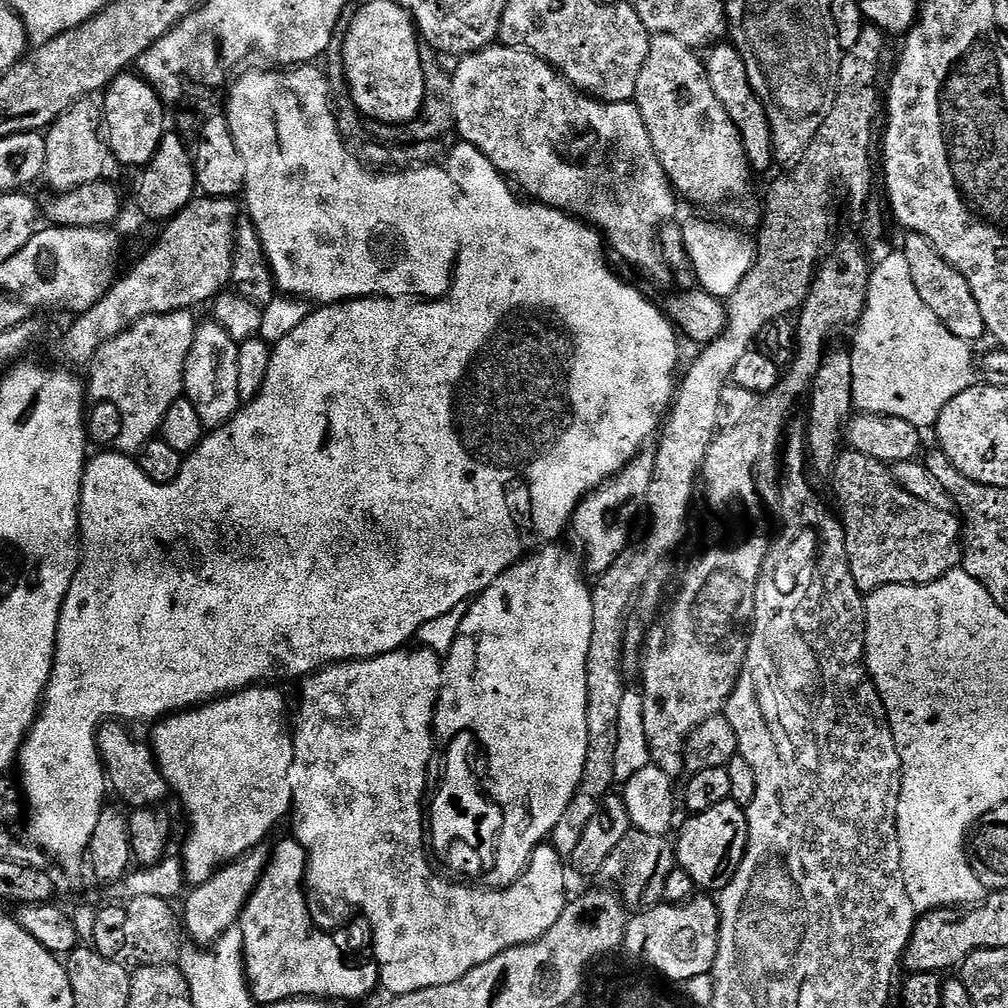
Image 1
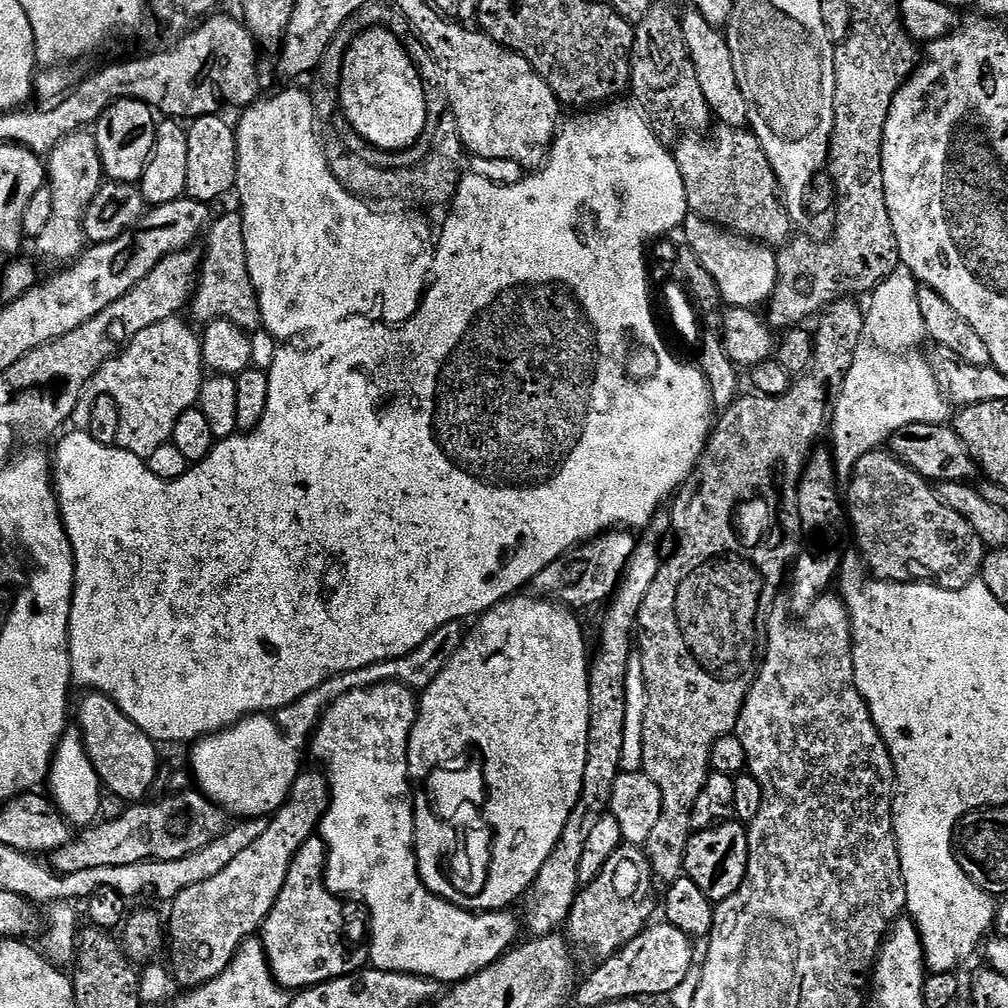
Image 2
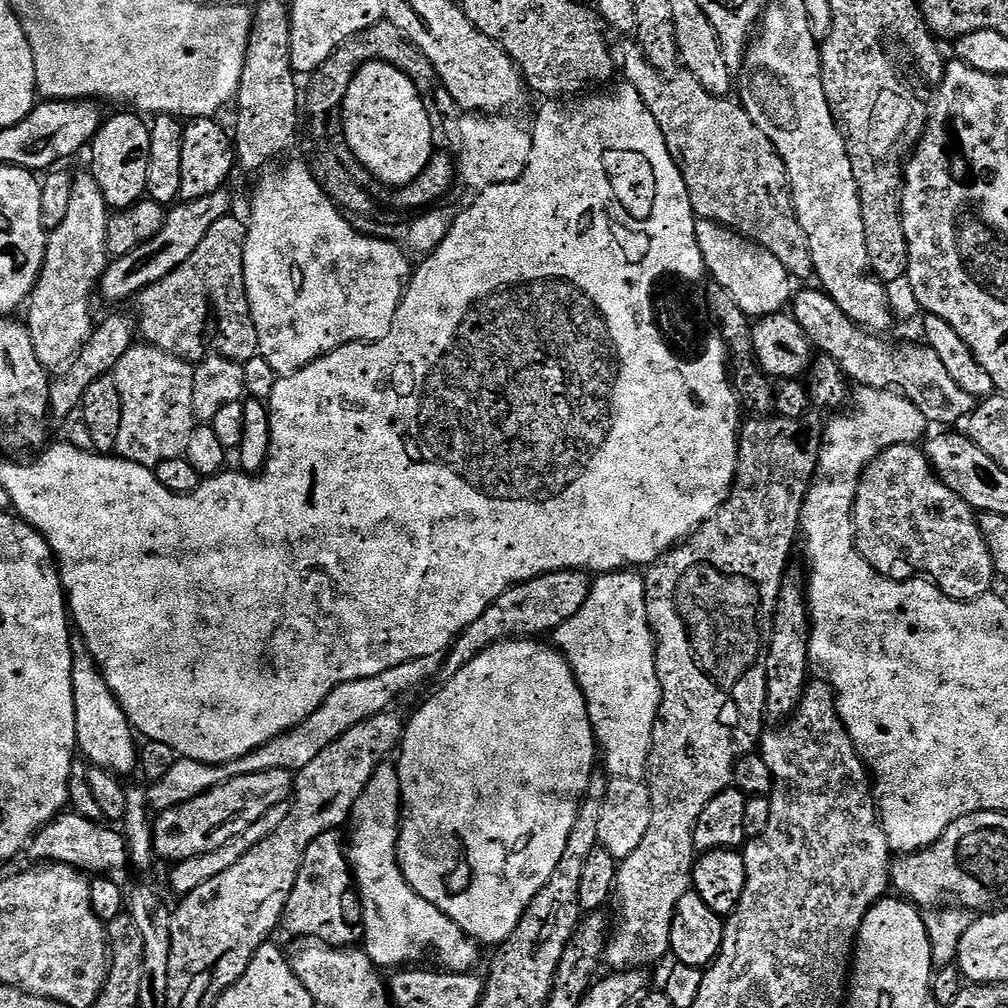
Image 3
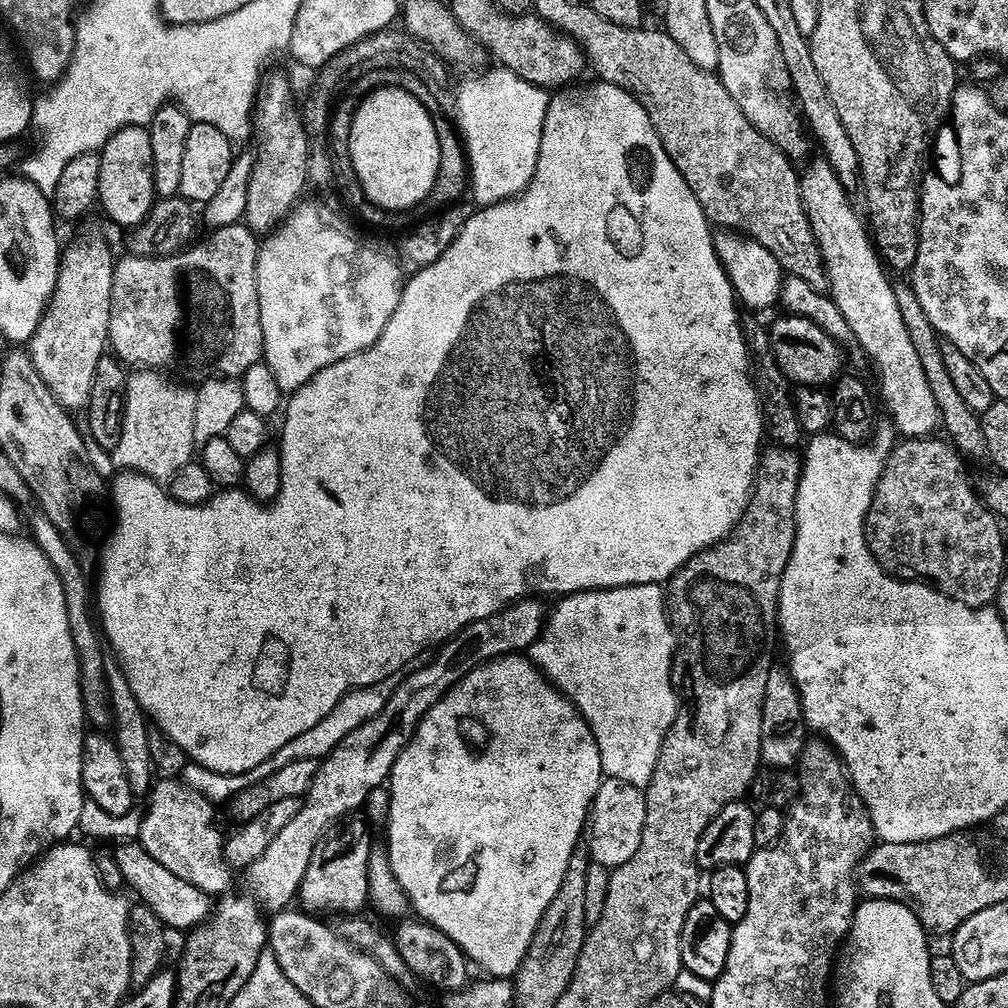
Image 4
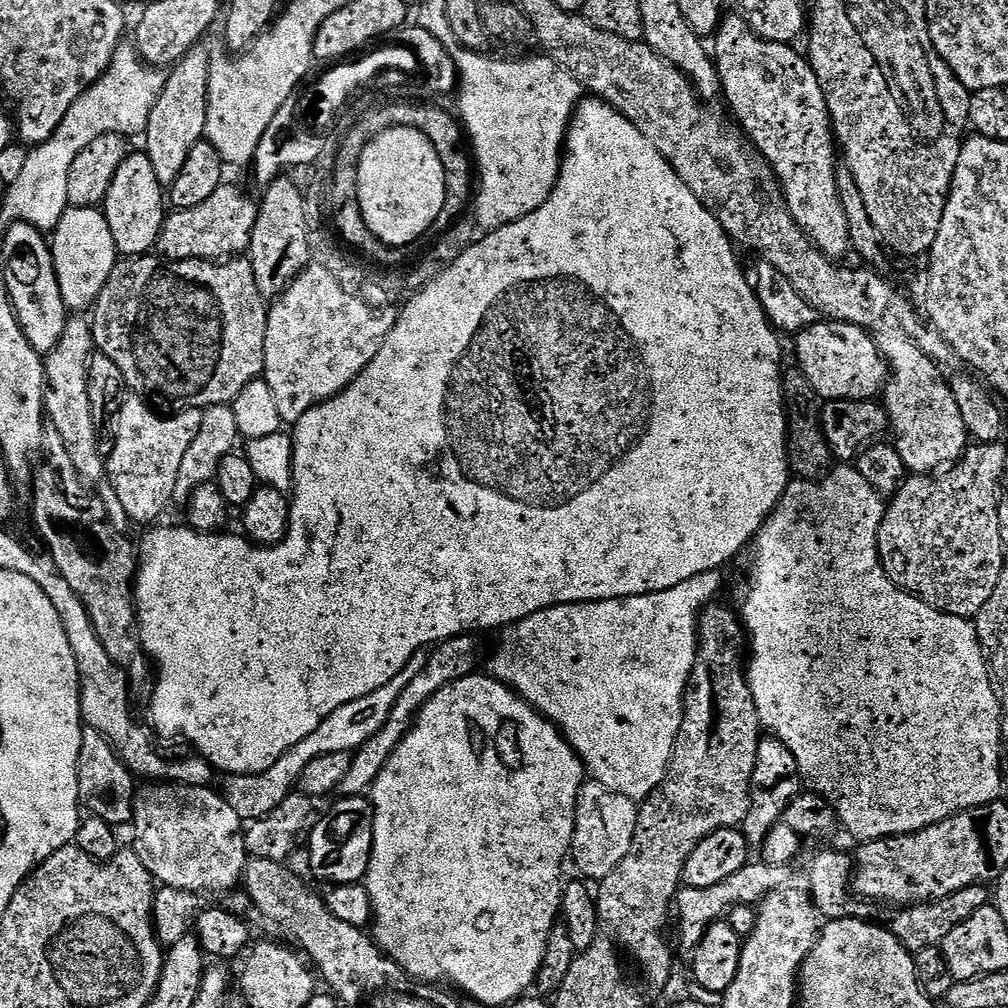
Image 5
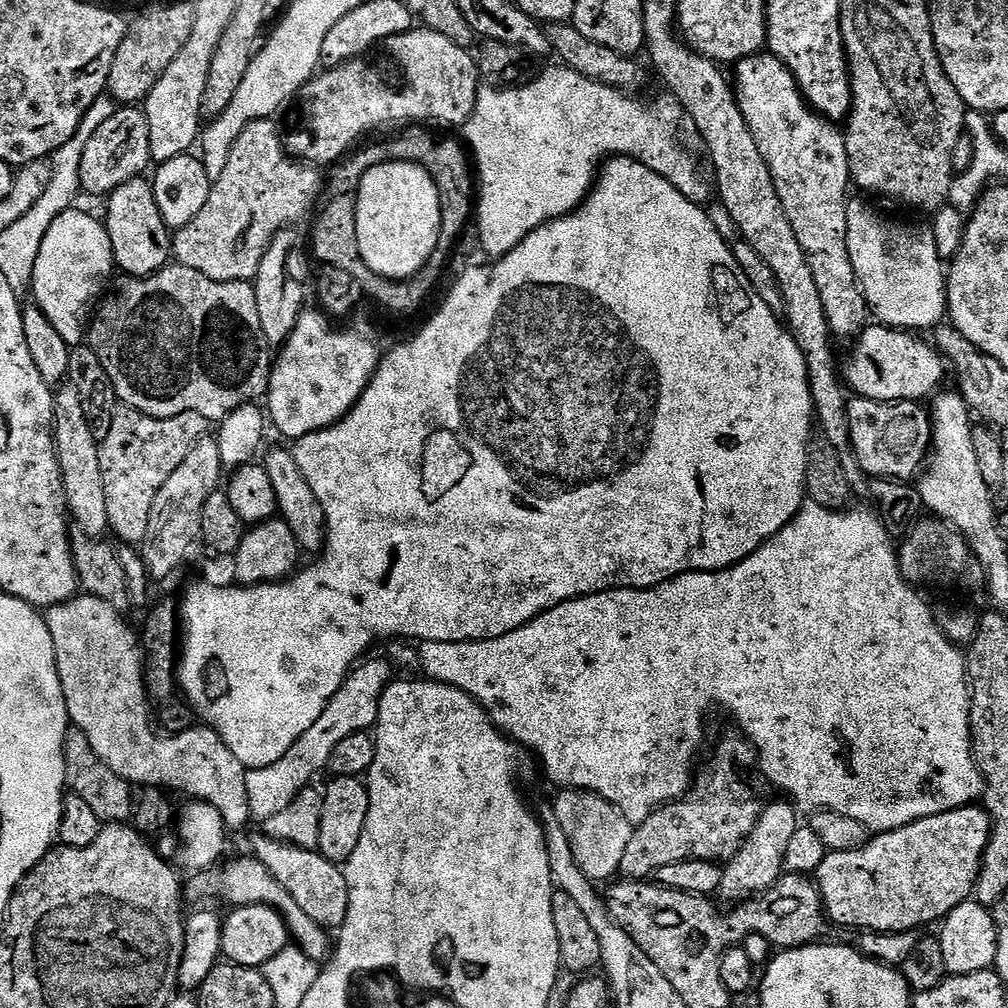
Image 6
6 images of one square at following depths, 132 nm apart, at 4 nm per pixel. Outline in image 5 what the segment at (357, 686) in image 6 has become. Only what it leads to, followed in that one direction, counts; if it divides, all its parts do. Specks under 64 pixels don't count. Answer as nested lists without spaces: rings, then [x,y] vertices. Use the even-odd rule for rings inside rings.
[[[427,651],[416,652],[406,667],[397,676],[390,678],[390,682],[386,682],[386,686],[378,686],[378,690],[374,690],[374,694],[354,698],[354,702],[346,702],[346,706],[334,710],[324,719],[322,726],[318,726],[318,730],[314,730],[314,734],[302,738],[302,742],[298,742],[298,746],[286,750],[286,754],[282,754],[282,758],[278,758],[278,762],[274,762],[274,766],[270,766],[270,770],[258,774],[228,776],[222,787],[225,799],[244,822],[262,818],[273,812],[278,806],[282,806],[282,802],[294,791],[294,785],[299,781],[302,770],[306,770],[307,764],[314,762],[314,758],[318,758],[322,754],[334,754],[334,750],[346,750],[353,753],[367,740],[374,738],[378,734],[378,730],[382,730],[386,718],[390,718],[390,710],[394,710],[394,702],[398,702],[398,694],[402,694],[402,690],[406,690],[406,682],[410,682],[410,678],[414,678],[414,674],[418,674],[418,670],[422,670],[422,666],[426,666],[427,661]]]

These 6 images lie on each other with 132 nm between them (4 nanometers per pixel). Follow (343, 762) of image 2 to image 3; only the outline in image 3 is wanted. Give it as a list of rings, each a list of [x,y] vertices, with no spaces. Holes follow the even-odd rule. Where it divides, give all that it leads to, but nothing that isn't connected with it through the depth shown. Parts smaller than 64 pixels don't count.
[[[385,762],[370,778],[362,790],[358,802],[352,807],[350,817],[350,847],[348,859],[355,887],[360,892],[360,904],[364,907],[364,938],[362,949],[380,970],[411,965],[411,960],[433,952],[450,972],[471,973],[482,951],[481,945],[465,934],[438,906],[426,902],[406,882],[400,869],[400,857],[396,844],[400,841],[402,823],[402,797],[400,776],[396,764]]]

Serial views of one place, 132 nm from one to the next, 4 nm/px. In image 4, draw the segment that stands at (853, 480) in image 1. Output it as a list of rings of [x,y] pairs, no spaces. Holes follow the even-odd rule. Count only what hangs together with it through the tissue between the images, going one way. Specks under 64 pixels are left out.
[[[941,438],[927,439],[905,439],[897,448],[891,449],[890,455],[884,466],[884,473],[876,487],[874,502],[868,511],[868,521],[864,524],[866,538],[874,558],[889,576],[897,577],[905,582],[923,582],[948,596],[951,600],[956,600],[960,604],[965,604],[967,608],[987,608],[995,605],[996,597],[1000,595],[1000,586],[1005,583],[1004,576],[1004,536],[1000,533],[1001,521],[997,515],[991,511],[983,499],[976,497],[976,492],[972,489],[972,484],[968,481],[969,465],[963,456],[956,451],[947,439]]]

